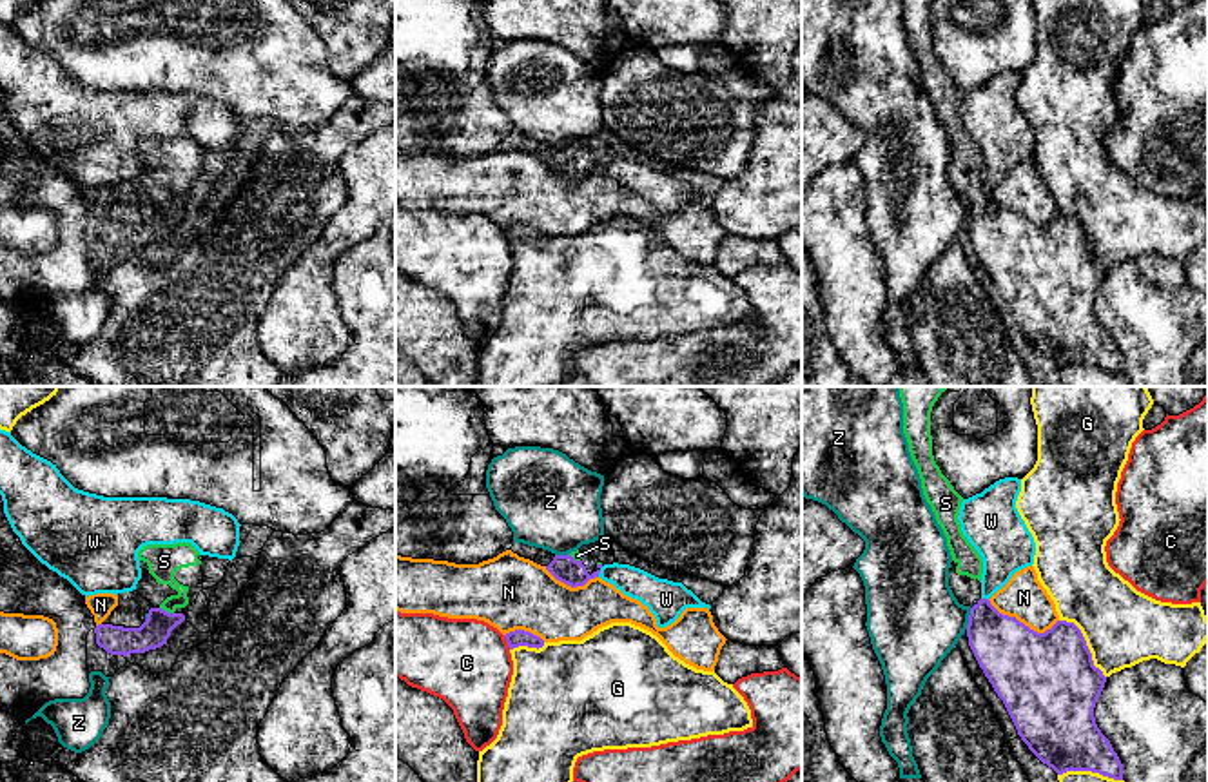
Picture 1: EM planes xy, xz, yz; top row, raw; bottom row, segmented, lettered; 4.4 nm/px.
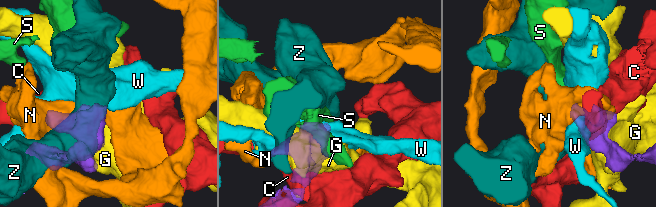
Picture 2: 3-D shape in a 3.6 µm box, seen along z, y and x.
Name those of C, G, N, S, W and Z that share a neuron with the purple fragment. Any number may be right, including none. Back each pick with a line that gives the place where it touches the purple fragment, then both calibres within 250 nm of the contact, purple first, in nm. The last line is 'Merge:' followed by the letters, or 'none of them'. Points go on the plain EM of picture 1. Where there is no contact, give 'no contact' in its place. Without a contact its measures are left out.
S: meets purple in xy at (167, 205); 130 nm thick on the purple side, 150 nm on the other
Merge: S

